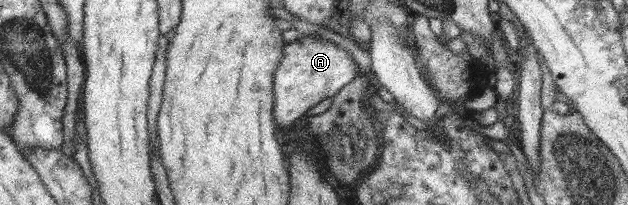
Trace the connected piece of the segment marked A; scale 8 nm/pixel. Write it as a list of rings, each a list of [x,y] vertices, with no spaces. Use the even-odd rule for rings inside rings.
[[[301,35],[291,43],[284,44],[284,56],[279,58],[278,66],[272,80],[274,102],[272,106],[273,115],[276,116],[276,124],[280,125],[282,131],[288,130],[299,121],[305,119],[305,112],[309,108],[316,106],[323,99],[334,97],[344,86],[347,86],[359,70],[352,60],[350,53],[330,42],[322,39],[318,35]]]

